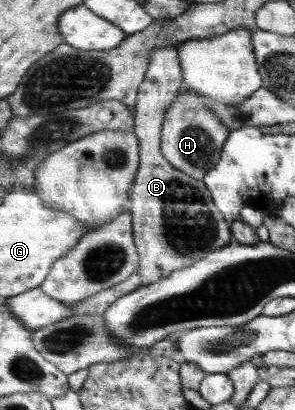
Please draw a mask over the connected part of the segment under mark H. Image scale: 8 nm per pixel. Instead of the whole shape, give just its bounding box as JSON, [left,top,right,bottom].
[162,87,231,180]

